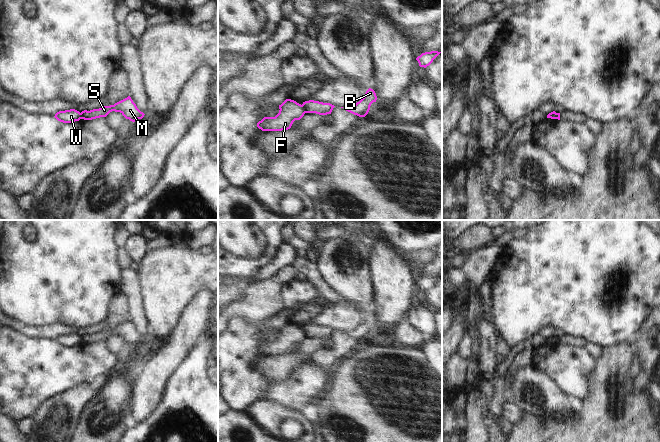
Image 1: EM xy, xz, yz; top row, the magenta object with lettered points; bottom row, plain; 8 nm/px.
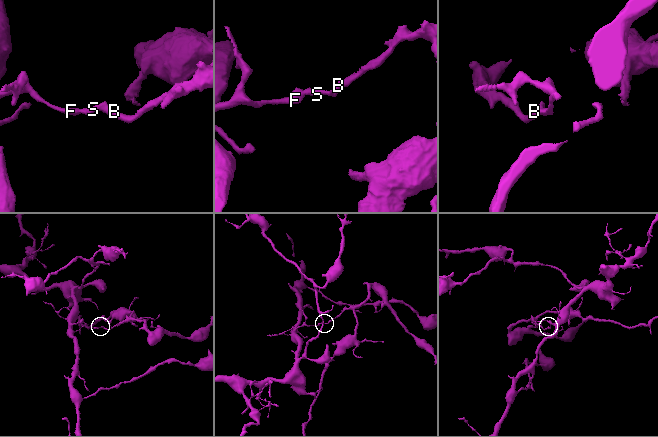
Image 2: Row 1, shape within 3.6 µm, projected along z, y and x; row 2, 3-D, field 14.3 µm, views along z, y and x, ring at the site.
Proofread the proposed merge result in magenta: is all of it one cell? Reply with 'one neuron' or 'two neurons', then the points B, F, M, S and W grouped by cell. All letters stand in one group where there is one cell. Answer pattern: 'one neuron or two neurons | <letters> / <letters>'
two neurons | B M S / F W

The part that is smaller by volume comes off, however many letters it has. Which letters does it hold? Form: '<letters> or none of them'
B, M, S

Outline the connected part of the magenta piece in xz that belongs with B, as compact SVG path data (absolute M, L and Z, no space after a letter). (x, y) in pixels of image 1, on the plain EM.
M369 312L366 315L365 320L362 321L362 323L359 326L357 326L356 328L350 331L346 331L344 333L359 341L365 341L370 334L371 328L373 326L376 326L376 324L377 324L377 320L376 320L375 315Z

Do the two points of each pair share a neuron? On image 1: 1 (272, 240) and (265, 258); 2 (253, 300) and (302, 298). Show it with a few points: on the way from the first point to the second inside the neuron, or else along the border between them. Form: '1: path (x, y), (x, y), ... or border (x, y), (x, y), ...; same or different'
1: path (272, 244), (269, 254); same
2: border (293, 278), (287, 281), (281, 289), (281, 309); different

